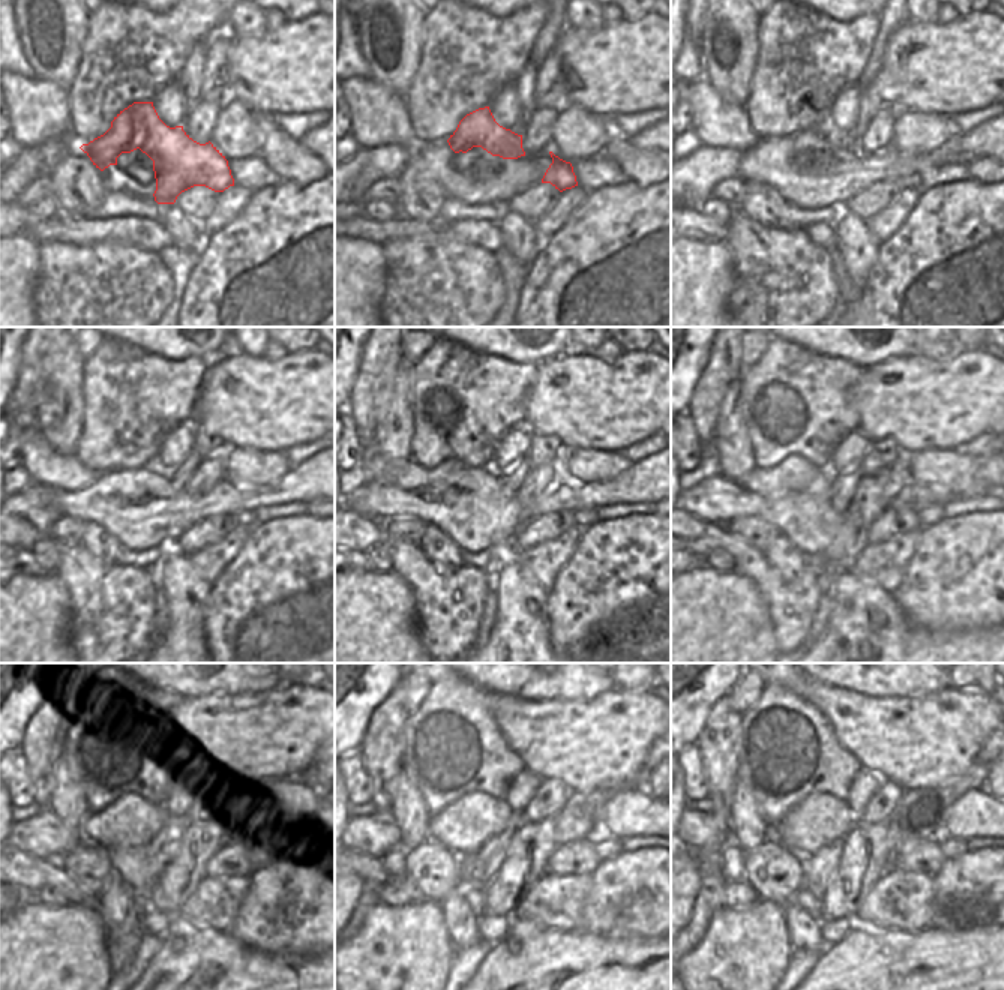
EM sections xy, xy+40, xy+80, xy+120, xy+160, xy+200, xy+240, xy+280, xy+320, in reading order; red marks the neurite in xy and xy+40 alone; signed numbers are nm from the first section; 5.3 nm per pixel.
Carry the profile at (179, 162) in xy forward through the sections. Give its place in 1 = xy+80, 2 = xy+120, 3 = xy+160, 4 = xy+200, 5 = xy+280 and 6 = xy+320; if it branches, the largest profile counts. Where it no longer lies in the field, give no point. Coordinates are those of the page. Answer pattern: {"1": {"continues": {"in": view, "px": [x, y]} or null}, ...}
{"1": {"continues": {"in": "xy+80", "px": [826, 128]}}, "2": {"continues": {"in": "xy+120", "px": [246, 518]}}, "3": {"continues": {"in": "xy+160", "px": [584, 518]}}, "4": {"continues": {"in": "xy+200", "px": [934, 513]}}, "5": {"continues": {"in": "xy+280", "px": [605, 848]}}, "6": {"continues": {"in": "xy+320", "px": [950, 846]}}}

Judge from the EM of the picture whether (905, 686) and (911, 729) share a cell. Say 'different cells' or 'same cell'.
different cells

